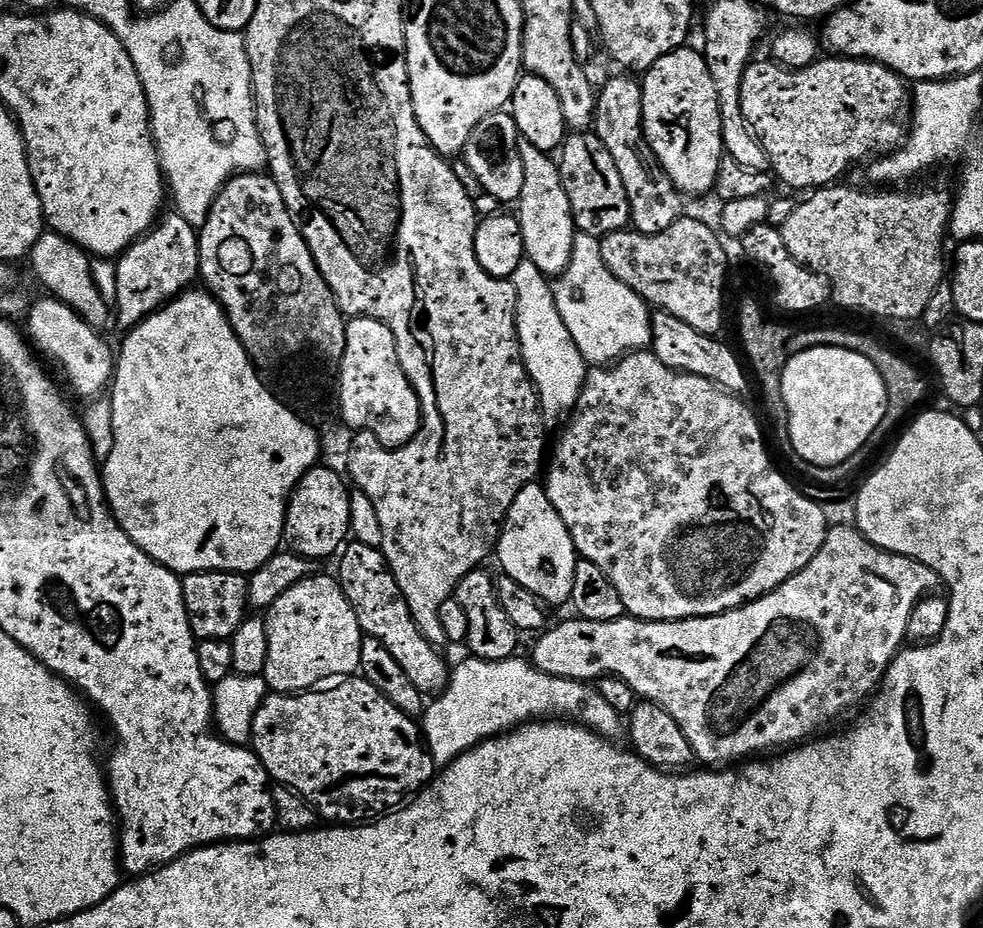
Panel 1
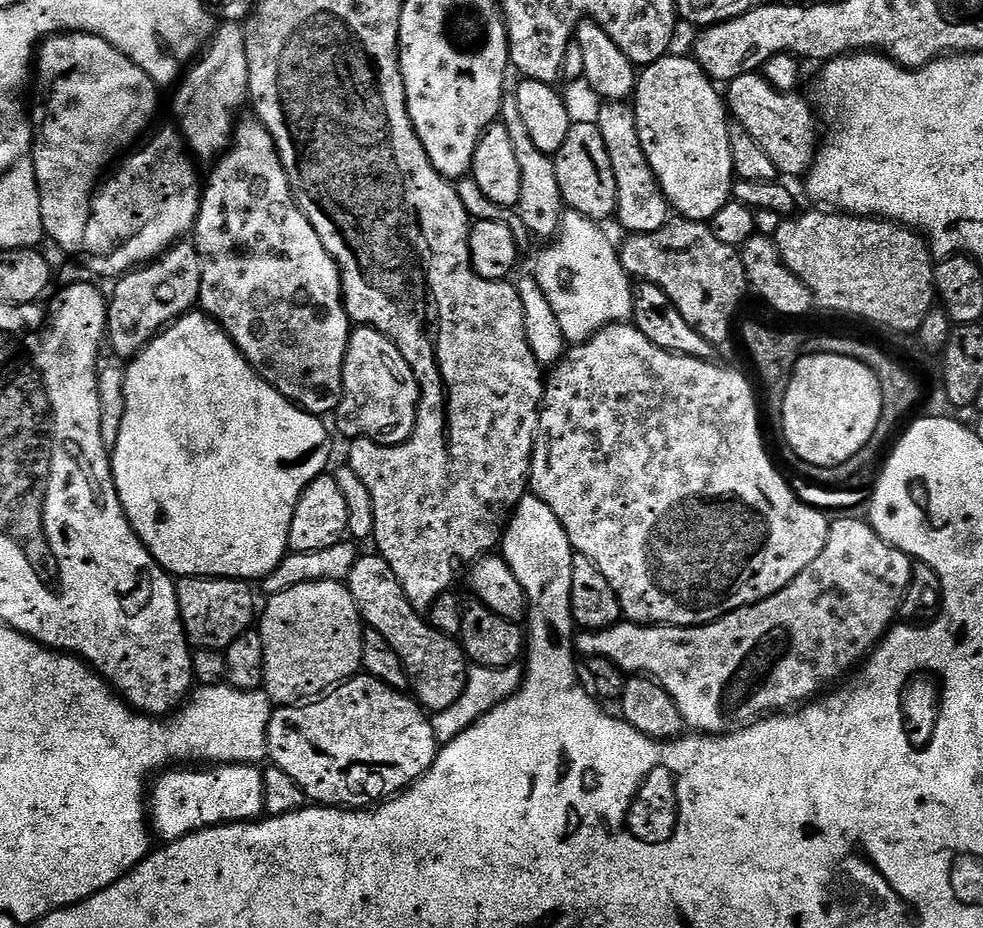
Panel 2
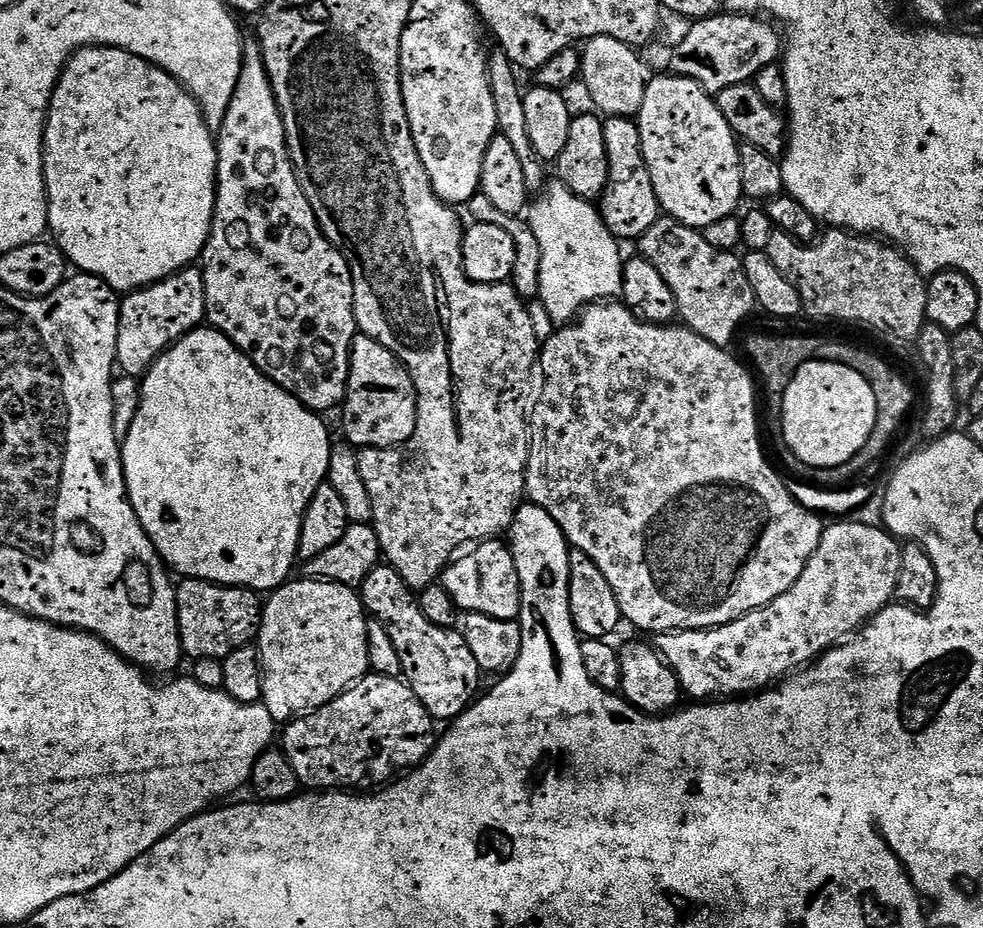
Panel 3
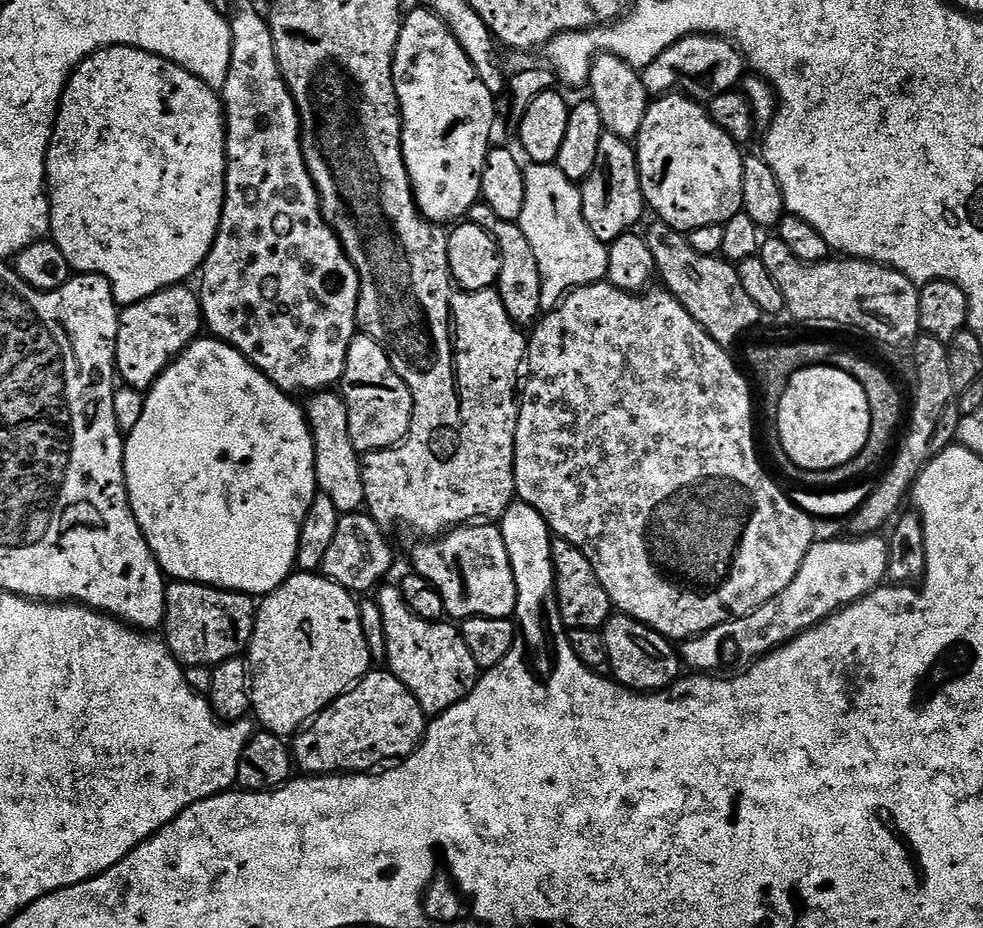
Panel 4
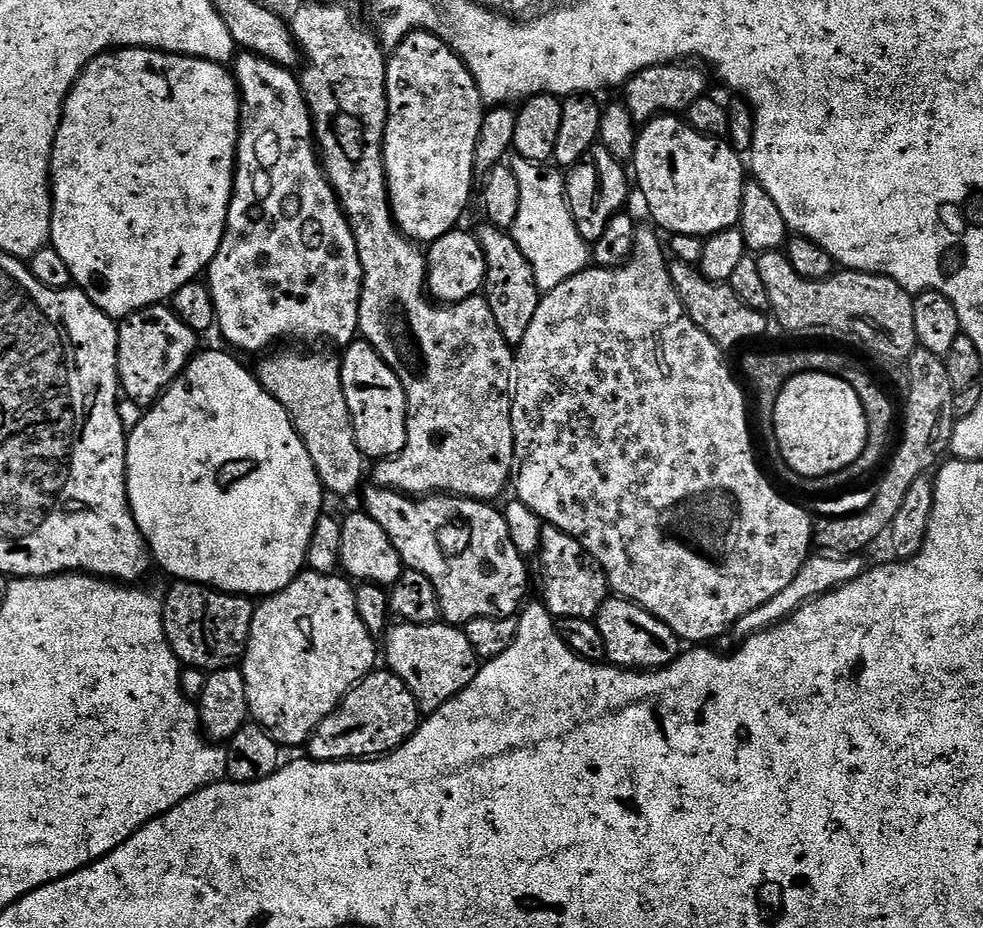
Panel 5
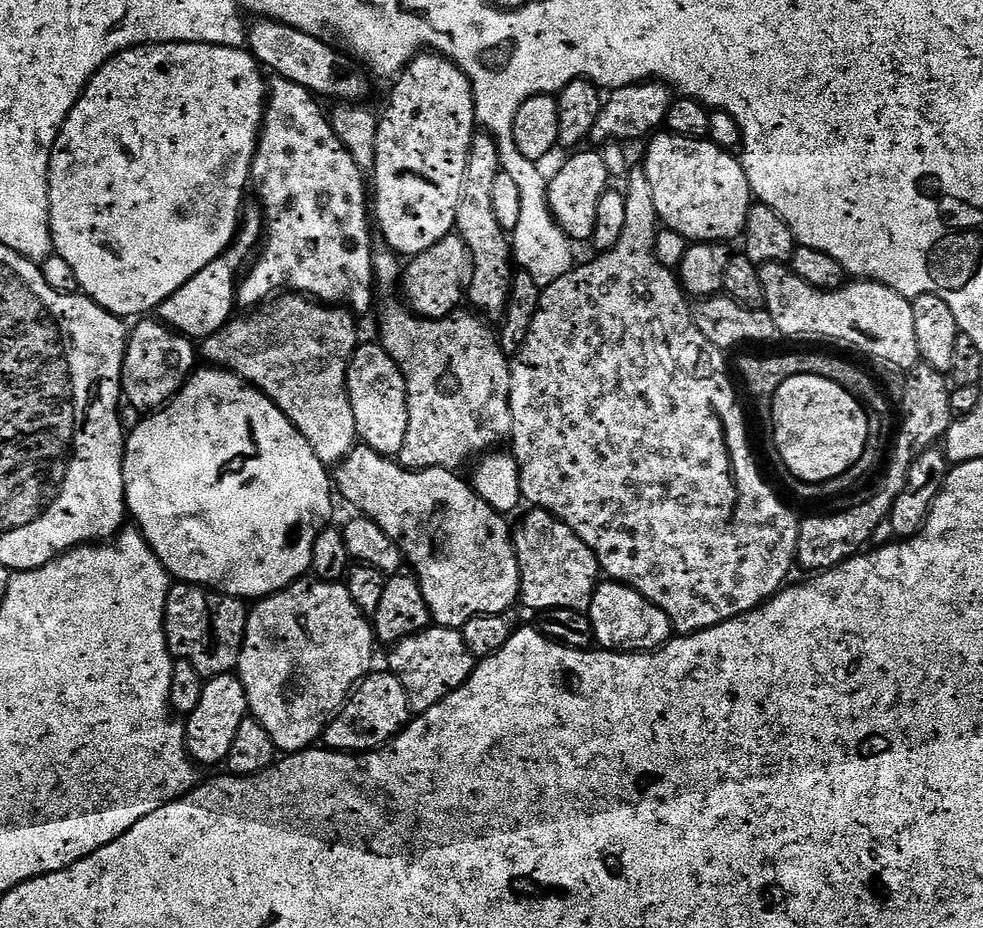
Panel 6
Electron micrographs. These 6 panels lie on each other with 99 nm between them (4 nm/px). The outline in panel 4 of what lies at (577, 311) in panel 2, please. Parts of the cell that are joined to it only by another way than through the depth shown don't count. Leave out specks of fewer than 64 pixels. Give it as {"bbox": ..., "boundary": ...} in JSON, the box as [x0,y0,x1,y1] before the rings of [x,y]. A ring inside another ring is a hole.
{"bbox":[518,166,608,310],"boundary":[[[528,166],[524,168],[526,182],[526,202],[522,206],[522,214],[518,221],[522,234],[530,242],[534,250],[534,258],[538,258],[538,274],[542,278],[542,309],[551,310],[568,293],[576,288],[585,288],[591,284],[599,284],[608,274],[608,245],[598,242],[590,226],[586,226],[586,218],[582,214],[582,194],[577,181],[566,178],[562,170],[555,166]]]}

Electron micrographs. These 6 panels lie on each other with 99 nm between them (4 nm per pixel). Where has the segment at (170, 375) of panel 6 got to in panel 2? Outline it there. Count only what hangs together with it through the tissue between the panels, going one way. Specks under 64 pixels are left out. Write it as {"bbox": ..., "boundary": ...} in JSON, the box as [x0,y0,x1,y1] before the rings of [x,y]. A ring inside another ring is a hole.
{"bbox":[107,242,202,362],"boundary":[[[177,242],[151,264],[125,272],[115,281],[108,301],[107,343],[124,362],[132,359],[181,316],[188,315],[199,305],[202,286],[202,258],[195,243]]]}

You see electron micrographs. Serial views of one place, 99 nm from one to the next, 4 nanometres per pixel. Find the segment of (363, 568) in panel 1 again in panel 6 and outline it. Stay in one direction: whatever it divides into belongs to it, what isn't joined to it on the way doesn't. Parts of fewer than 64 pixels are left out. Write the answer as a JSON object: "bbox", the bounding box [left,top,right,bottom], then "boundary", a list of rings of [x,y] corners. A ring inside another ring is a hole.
{"bbox":[387,626,474,713],"boundary":[[[430,626],[424,632],[404,640],[401,644],[391,649],[392,657],[389,658],[387,667],[402,682],[402,686],[408,695],[408,707],[413,713],[428,712],[430,706],[438,706],[454,690],[458,690],[472,676],[474,657],[464,641],[463,631],[454,628],[441,628]]]}

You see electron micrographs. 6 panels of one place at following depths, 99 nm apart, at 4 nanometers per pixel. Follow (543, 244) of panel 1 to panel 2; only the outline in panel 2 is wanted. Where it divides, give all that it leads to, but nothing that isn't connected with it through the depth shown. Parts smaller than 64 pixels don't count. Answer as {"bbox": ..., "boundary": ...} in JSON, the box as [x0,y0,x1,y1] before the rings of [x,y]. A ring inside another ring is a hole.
{"bbox":[499,95,566,242],"boundary":[[[505,95],[504,102],[500,106],[499,119],[510,134],[510,142],[514,145],[514,155],[518,157],[518,170],[522,170],[522,194],[518,205],[522,222],[533,237],[541,236],[544,242],[551,241],[560,231],[560,217],[566,211],[562,190],[558,190],[556,161],[549,153],[538,150],[538,146],[534,146],[534,141],[526,130],[526,122],[522,122],[522,114],[518,114],[518,102],[515,95]]]}

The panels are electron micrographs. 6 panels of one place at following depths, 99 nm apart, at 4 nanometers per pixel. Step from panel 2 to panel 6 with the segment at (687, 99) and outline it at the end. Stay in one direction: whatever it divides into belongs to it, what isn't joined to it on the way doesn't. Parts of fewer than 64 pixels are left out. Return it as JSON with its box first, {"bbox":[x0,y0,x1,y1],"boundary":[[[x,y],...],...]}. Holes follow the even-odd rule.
{"bbox":[642,130,754,242],"boundary":[[[667,130],[653,135],[647,144],[648,157],[642,161],[642,167],[650,178],[654,210],[658,210],[661,225],[667,231],[682,234],[689,242],[732,242],[735,236],[736,239],[743,237],[754,197],[744,173],[744,165],[733,153],[722,151],[711,139],[682,138]]]}

